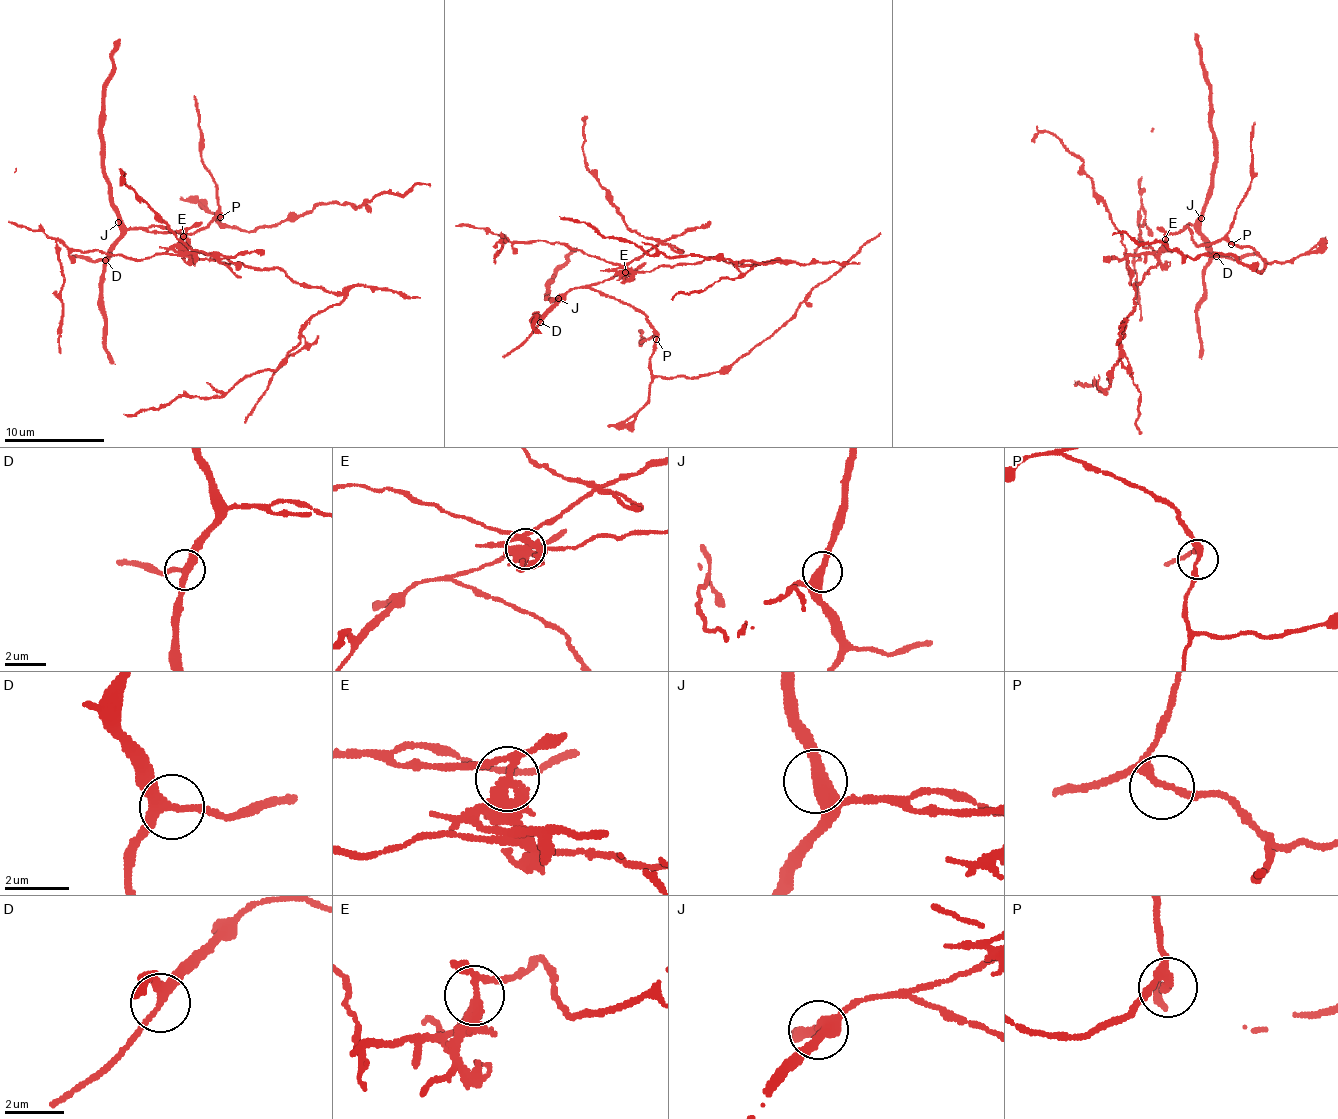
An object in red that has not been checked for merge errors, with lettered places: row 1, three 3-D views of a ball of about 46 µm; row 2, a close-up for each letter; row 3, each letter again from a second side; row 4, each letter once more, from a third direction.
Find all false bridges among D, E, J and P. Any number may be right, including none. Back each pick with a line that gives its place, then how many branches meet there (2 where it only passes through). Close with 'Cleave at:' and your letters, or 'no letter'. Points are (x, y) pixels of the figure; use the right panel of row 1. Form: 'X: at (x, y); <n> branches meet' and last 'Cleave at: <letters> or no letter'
E: at (1165, 239); 4 branches meet
Cleave at: E

